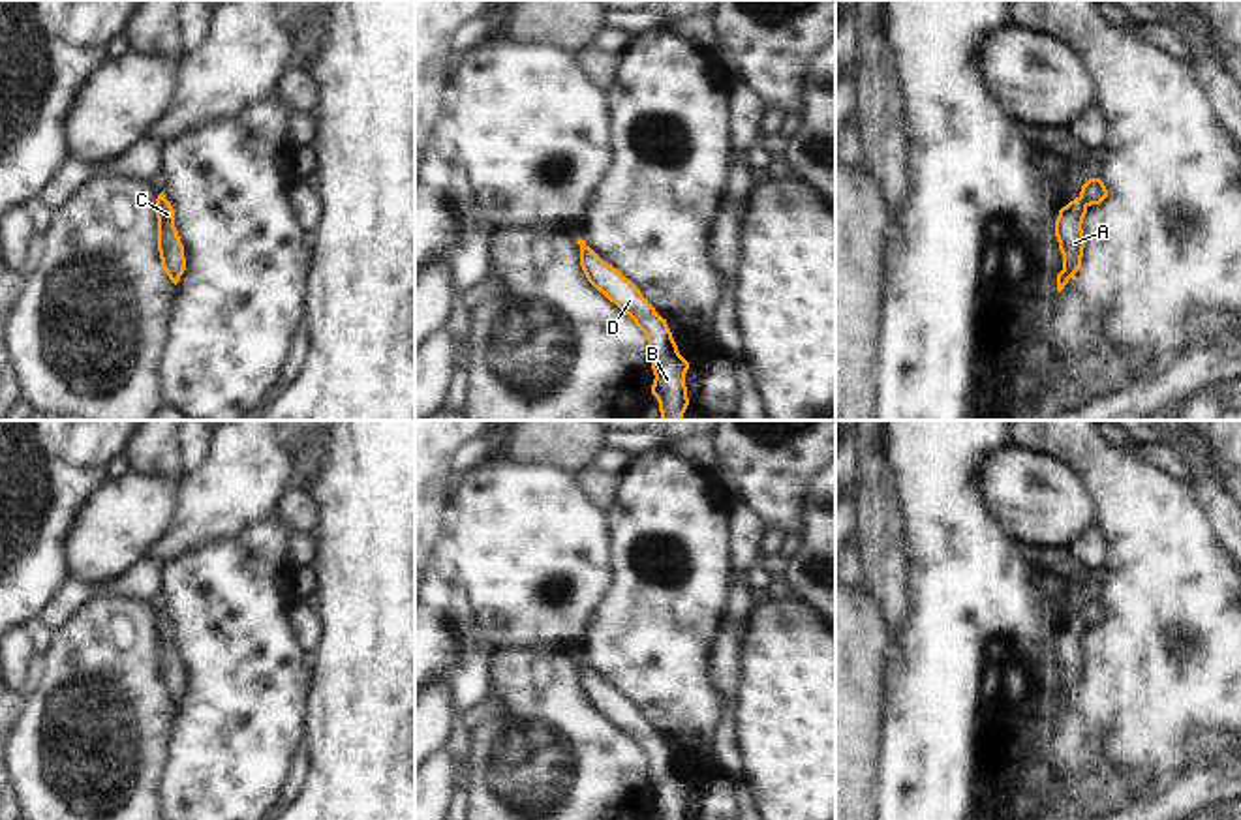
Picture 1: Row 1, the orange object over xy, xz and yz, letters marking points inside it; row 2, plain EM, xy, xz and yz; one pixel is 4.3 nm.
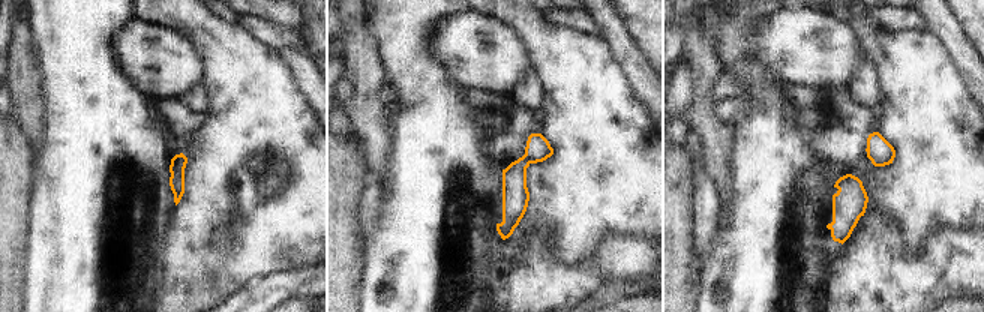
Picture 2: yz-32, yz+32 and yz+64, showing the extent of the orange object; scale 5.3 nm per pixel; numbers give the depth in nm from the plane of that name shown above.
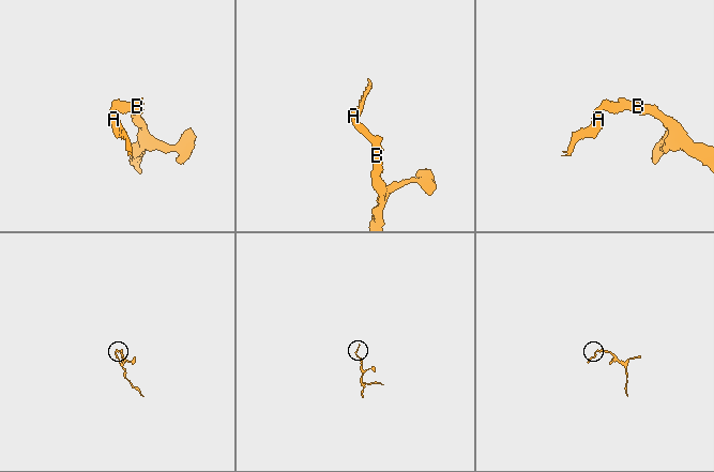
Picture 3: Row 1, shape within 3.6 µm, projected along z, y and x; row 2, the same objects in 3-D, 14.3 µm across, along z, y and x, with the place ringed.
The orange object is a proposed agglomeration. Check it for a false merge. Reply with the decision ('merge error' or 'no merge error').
no merge error

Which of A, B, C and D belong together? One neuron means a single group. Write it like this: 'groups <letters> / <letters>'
groups A B C D

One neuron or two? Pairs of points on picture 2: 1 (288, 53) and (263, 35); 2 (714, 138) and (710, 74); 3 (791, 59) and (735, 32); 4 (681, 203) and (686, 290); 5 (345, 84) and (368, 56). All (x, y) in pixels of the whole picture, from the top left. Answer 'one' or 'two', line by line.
1: two
2: one
3: two
4: one
5: two

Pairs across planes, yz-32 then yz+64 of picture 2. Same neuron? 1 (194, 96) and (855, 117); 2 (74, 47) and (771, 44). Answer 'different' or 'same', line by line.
1: different
2: different

